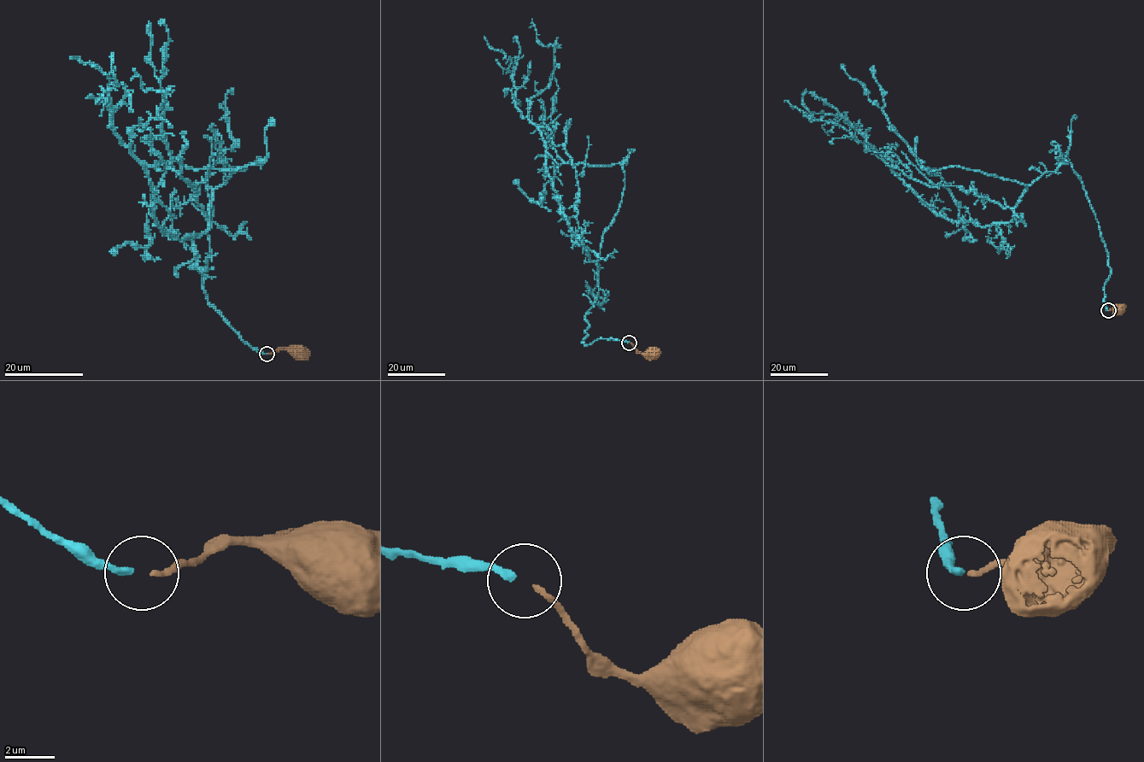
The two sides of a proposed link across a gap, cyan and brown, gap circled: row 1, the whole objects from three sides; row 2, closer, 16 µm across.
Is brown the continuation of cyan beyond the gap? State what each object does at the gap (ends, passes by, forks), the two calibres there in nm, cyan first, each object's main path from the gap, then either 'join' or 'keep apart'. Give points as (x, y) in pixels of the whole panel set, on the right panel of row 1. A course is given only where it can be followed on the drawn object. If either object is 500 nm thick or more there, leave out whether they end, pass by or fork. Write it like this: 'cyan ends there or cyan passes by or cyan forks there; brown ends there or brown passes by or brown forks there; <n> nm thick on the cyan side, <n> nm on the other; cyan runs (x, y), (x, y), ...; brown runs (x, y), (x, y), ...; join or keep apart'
cyan ends there; brown ends there; 300 nm thick on the cyan side, 200 nm on the other; cyan runs (1107, 310), (1108, 254), (1070, 162), (1029, 184), (1011, 220), (955, 221), (935, 214), (848, 131), (783, 102); brown runs (1108, 310), (1119, 307), (1115, 307), (1116, 310); join

